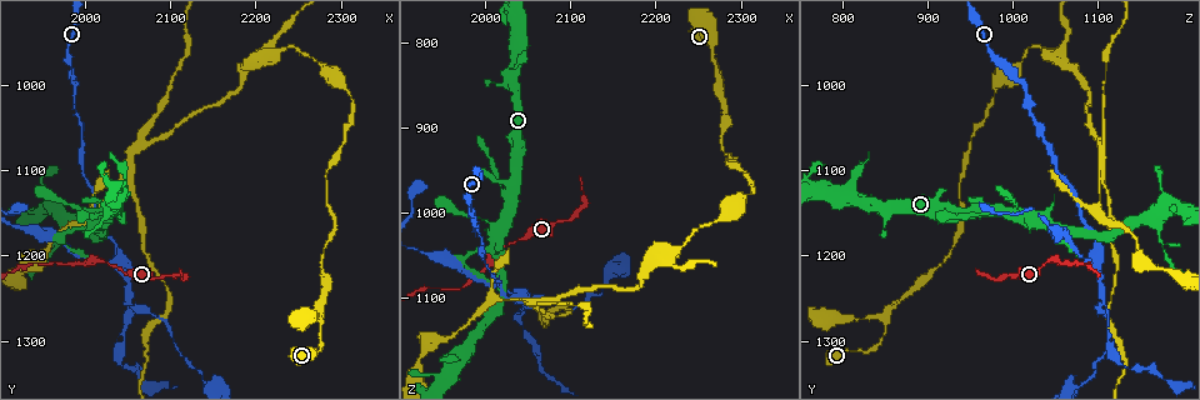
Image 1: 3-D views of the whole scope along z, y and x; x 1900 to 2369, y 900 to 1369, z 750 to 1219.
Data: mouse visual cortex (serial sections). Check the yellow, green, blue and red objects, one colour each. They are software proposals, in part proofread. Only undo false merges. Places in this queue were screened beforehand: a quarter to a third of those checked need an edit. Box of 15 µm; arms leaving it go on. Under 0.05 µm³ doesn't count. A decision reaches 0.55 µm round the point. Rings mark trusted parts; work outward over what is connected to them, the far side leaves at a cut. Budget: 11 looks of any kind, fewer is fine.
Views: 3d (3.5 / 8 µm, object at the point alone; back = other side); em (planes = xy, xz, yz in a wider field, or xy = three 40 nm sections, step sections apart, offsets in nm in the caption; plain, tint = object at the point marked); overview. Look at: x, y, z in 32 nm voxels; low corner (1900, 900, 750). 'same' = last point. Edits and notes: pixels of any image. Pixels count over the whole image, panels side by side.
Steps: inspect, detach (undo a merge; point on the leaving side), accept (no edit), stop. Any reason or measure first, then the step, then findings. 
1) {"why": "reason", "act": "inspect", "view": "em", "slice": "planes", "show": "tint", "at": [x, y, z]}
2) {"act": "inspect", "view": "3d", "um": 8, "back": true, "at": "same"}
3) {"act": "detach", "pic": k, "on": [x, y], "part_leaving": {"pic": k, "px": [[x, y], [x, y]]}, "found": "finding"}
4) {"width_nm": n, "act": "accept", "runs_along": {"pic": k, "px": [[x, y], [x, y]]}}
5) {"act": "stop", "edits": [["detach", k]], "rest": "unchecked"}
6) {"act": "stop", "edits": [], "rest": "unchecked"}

{"why": "a narrow waist", "act": "inspect", "view": "3d", "um": 8, "at": [1970, 1190, 1180]}

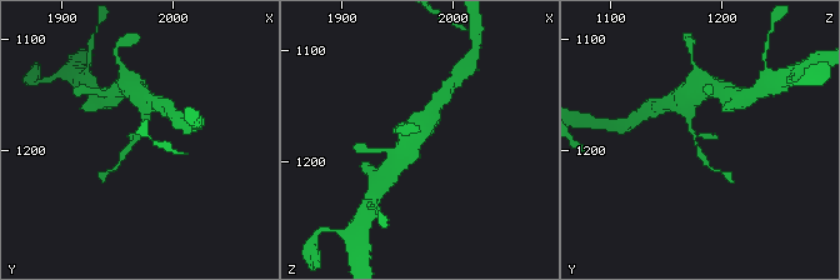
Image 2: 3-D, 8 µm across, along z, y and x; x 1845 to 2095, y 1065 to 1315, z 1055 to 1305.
{"why": "closer look", "act": "inspect", "view": "3d", "um": 3.5, "at": [1966, 1192, 1178]}

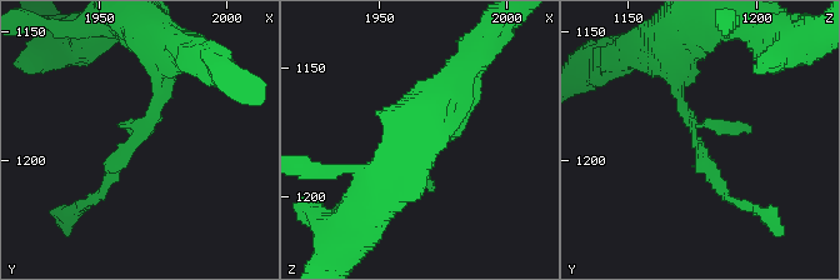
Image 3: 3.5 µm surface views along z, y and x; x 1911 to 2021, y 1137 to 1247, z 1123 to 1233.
{"why": "need the tissue", "act": "inspect", "view": "em", "slice": "xy", "step": 2, "show": "tint", "at": [1966, 1193, 1176]}

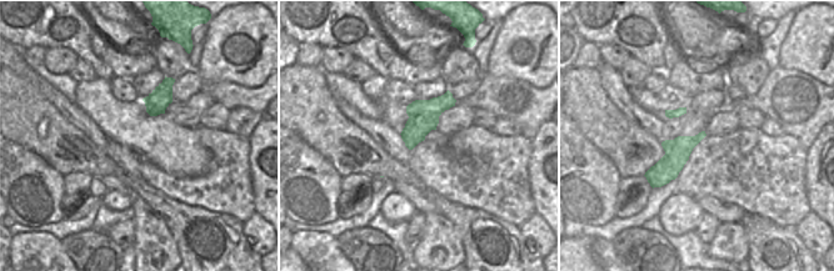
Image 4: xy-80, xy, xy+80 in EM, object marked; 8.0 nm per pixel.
{"width_nm": 240, "act": "accept", "runs_along": {"pic": 4, "px": [[698, 137], [653, 182]]}, "found": "all the same cell"}

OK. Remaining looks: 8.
{"why": "side arm on a straight run", "act": "inspect", "view": "3d", "um": 3.5, "at": [2050, 1250, 1105]}

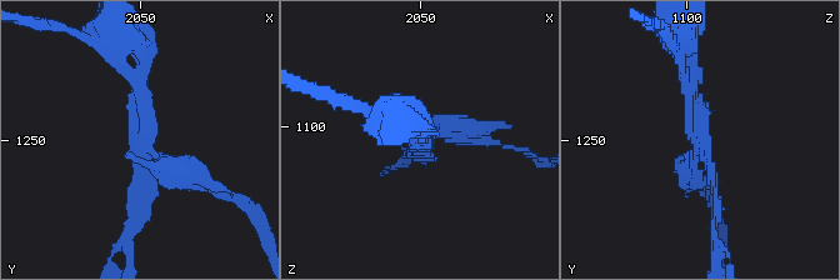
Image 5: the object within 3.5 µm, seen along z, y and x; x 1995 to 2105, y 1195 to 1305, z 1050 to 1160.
{"arms": 3, "arm_widths_nm": [150, 200, 300], "act": "inspect", "view": "em", "slice": "xy", "step": 5, "show": "tint", "at": [2052, 1252, 1105]}

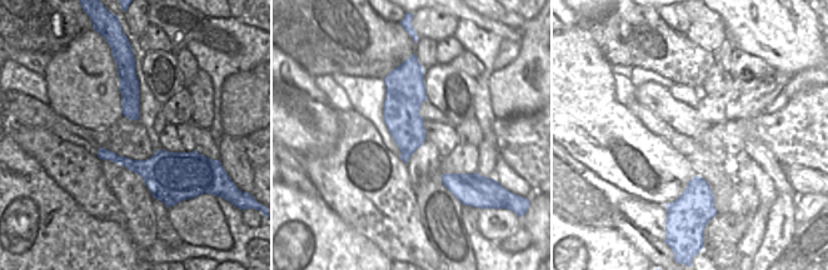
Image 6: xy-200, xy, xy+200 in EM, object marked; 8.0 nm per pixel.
{"act": "detach", "pic": 5, "on": [179, 175], "border": {"pic": 6, "px": [[133, 75], [128, 88], [138, 113]]}, "found": "a second cell is stuck on"}

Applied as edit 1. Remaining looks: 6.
{"why": "redraw", "act": "inspect", "view": "overview"}

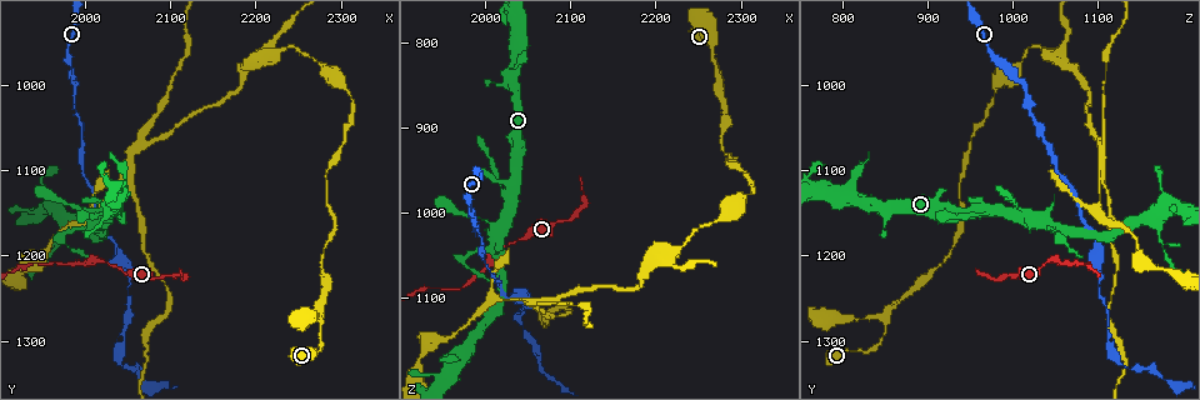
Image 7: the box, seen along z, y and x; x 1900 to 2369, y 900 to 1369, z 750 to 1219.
{"why": "a narrow waist", "act": "inspect", "view": "3d", "um": 3.5, "at": [2065, 1345, 1180]}

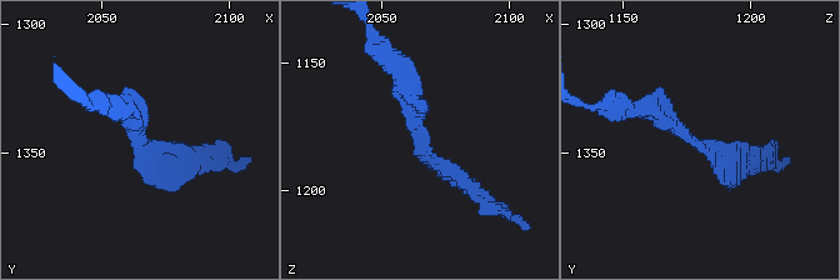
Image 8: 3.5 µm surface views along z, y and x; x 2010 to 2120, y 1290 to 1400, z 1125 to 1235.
{"act": "inspect", "view": "em", "slice": "xy", "step": 5, "show": "plain", "at": [2067, 1347, 1184]}

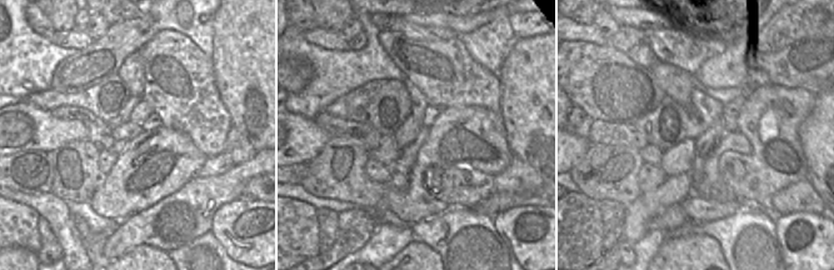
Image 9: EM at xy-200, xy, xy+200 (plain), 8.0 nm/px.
{"act": "inspect", "view": "em", "slice": "xy", "step": 5, "show": "tint", "at": "same"}

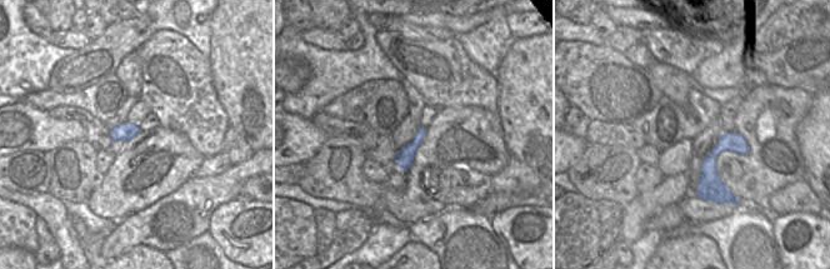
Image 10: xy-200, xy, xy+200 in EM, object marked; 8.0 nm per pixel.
{"act": "accept", "runs_along": {"pic": 8, "px": [[403, 80], [425, 148], [486, 201]]}, "found": "one cell here"}

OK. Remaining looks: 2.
{"why": "sharp bend", "act": "inspect", "view": "3d", "um": 8, "at": [2275, 1275, 850]}

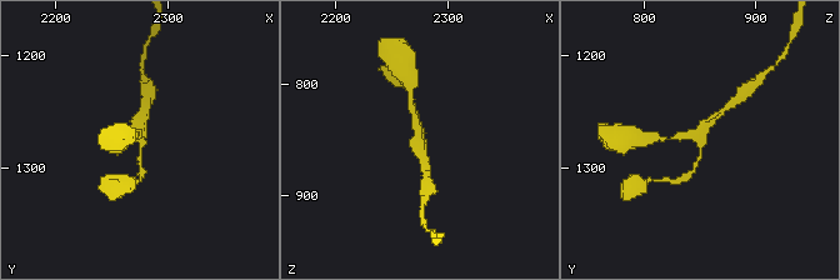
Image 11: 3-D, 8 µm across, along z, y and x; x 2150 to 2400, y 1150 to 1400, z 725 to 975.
{"act": "inspect", "view": "3d", "um": 3.5, "at": [2276, 1272, 850]}

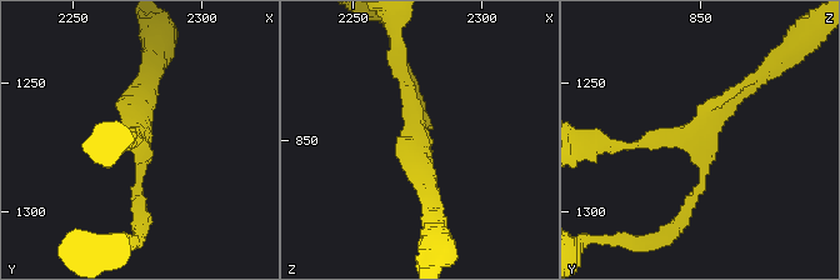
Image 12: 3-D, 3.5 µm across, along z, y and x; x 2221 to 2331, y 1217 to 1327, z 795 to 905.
{"act": "accept", "runs_along": {"pic": 12, "px": [[675, 226], [701, 188], [710, 126], [753, 84]]}, "found": "continuous, no second cell"}

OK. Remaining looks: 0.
{"act": "stop", "edits": [["detach", 5]], "rest": "unchecked"}

